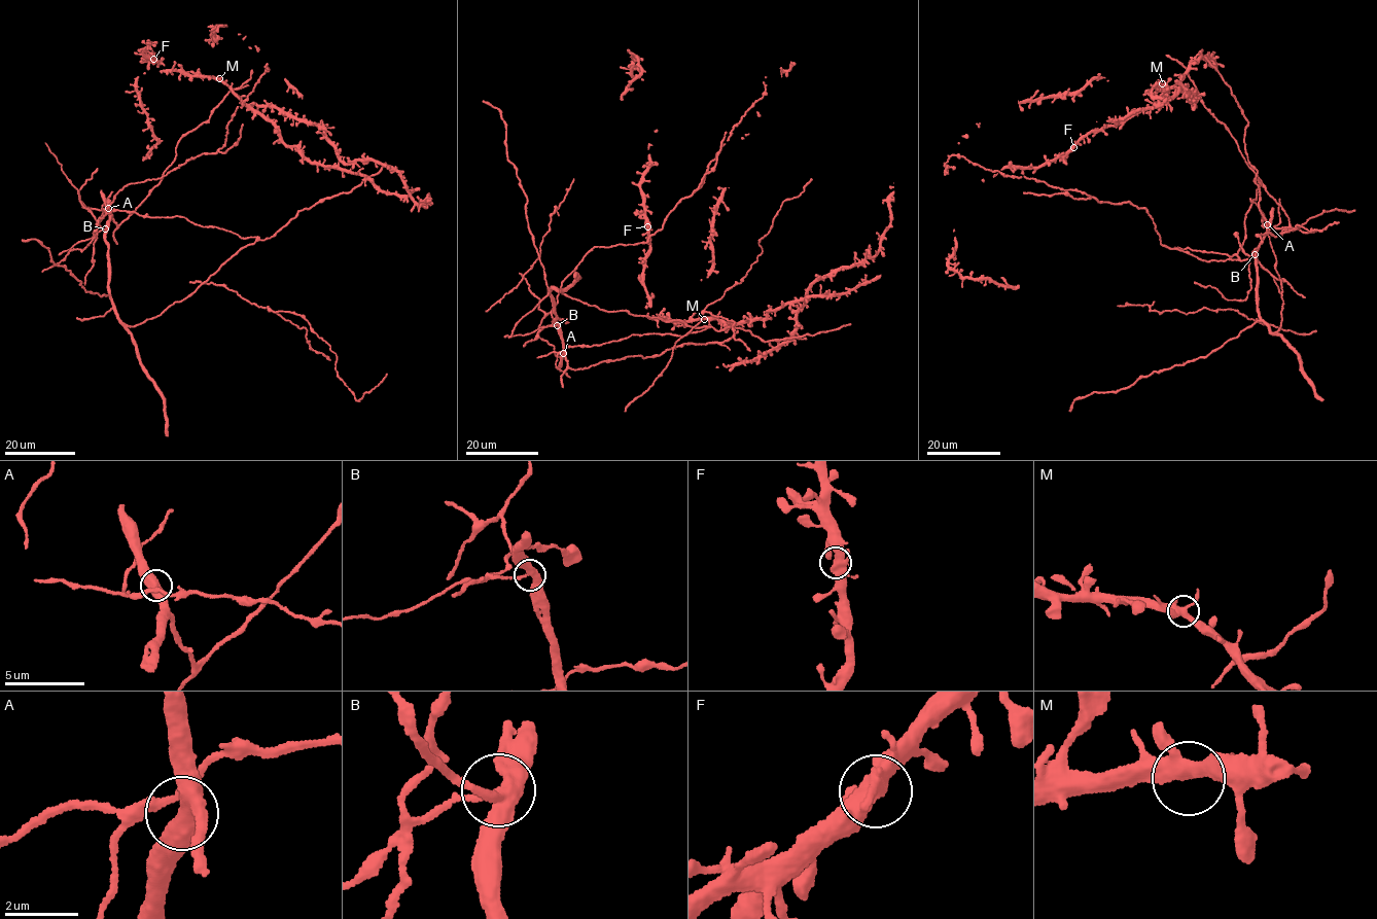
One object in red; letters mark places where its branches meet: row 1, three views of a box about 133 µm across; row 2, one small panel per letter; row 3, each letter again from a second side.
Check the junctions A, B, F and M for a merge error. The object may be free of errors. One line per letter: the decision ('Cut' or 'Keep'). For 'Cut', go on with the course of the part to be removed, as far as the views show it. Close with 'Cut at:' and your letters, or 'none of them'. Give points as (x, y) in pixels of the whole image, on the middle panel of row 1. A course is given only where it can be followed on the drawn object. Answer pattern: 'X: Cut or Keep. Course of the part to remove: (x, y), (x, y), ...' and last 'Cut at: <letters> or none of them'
A: Keep
B: Cut
F: Keep
M: Keep
Cut at: B

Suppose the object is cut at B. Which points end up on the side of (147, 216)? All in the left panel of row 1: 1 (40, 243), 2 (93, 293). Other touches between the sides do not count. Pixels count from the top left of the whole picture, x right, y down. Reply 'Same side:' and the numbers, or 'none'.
Same side: 1, 2

